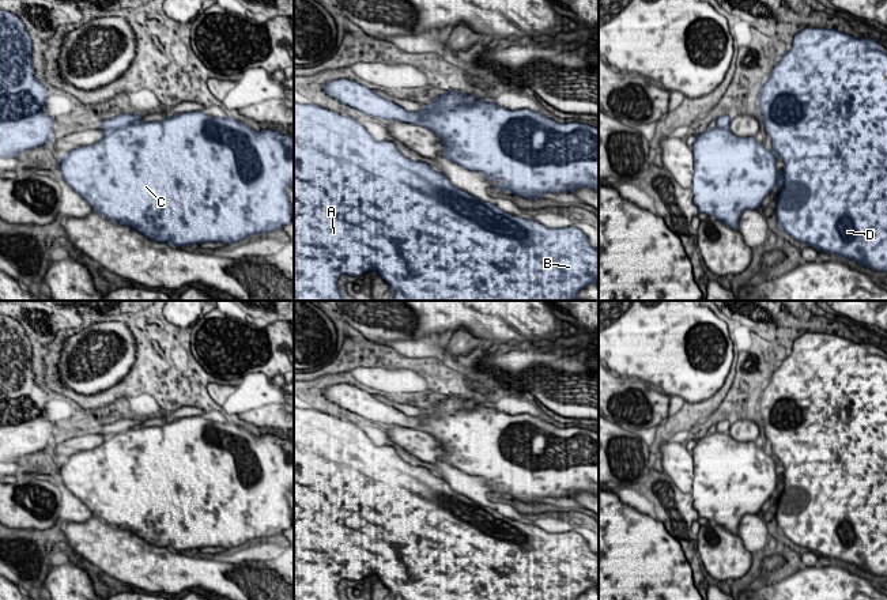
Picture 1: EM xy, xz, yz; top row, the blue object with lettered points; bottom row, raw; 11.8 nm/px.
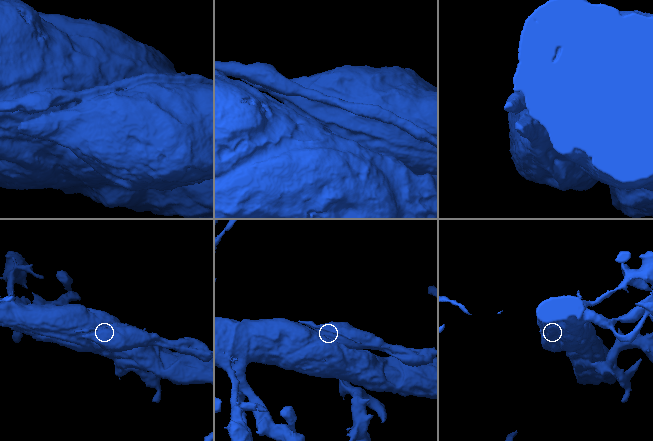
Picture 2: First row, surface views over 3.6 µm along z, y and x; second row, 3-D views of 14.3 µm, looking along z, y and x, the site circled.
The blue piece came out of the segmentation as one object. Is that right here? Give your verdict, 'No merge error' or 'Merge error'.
Merge error

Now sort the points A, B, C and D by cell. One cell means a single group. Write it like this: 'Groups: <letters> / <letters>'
Groups: A B D / C

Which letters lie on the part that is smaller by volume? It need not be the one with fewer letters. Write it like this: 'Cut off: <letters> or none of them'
Cut off: C

